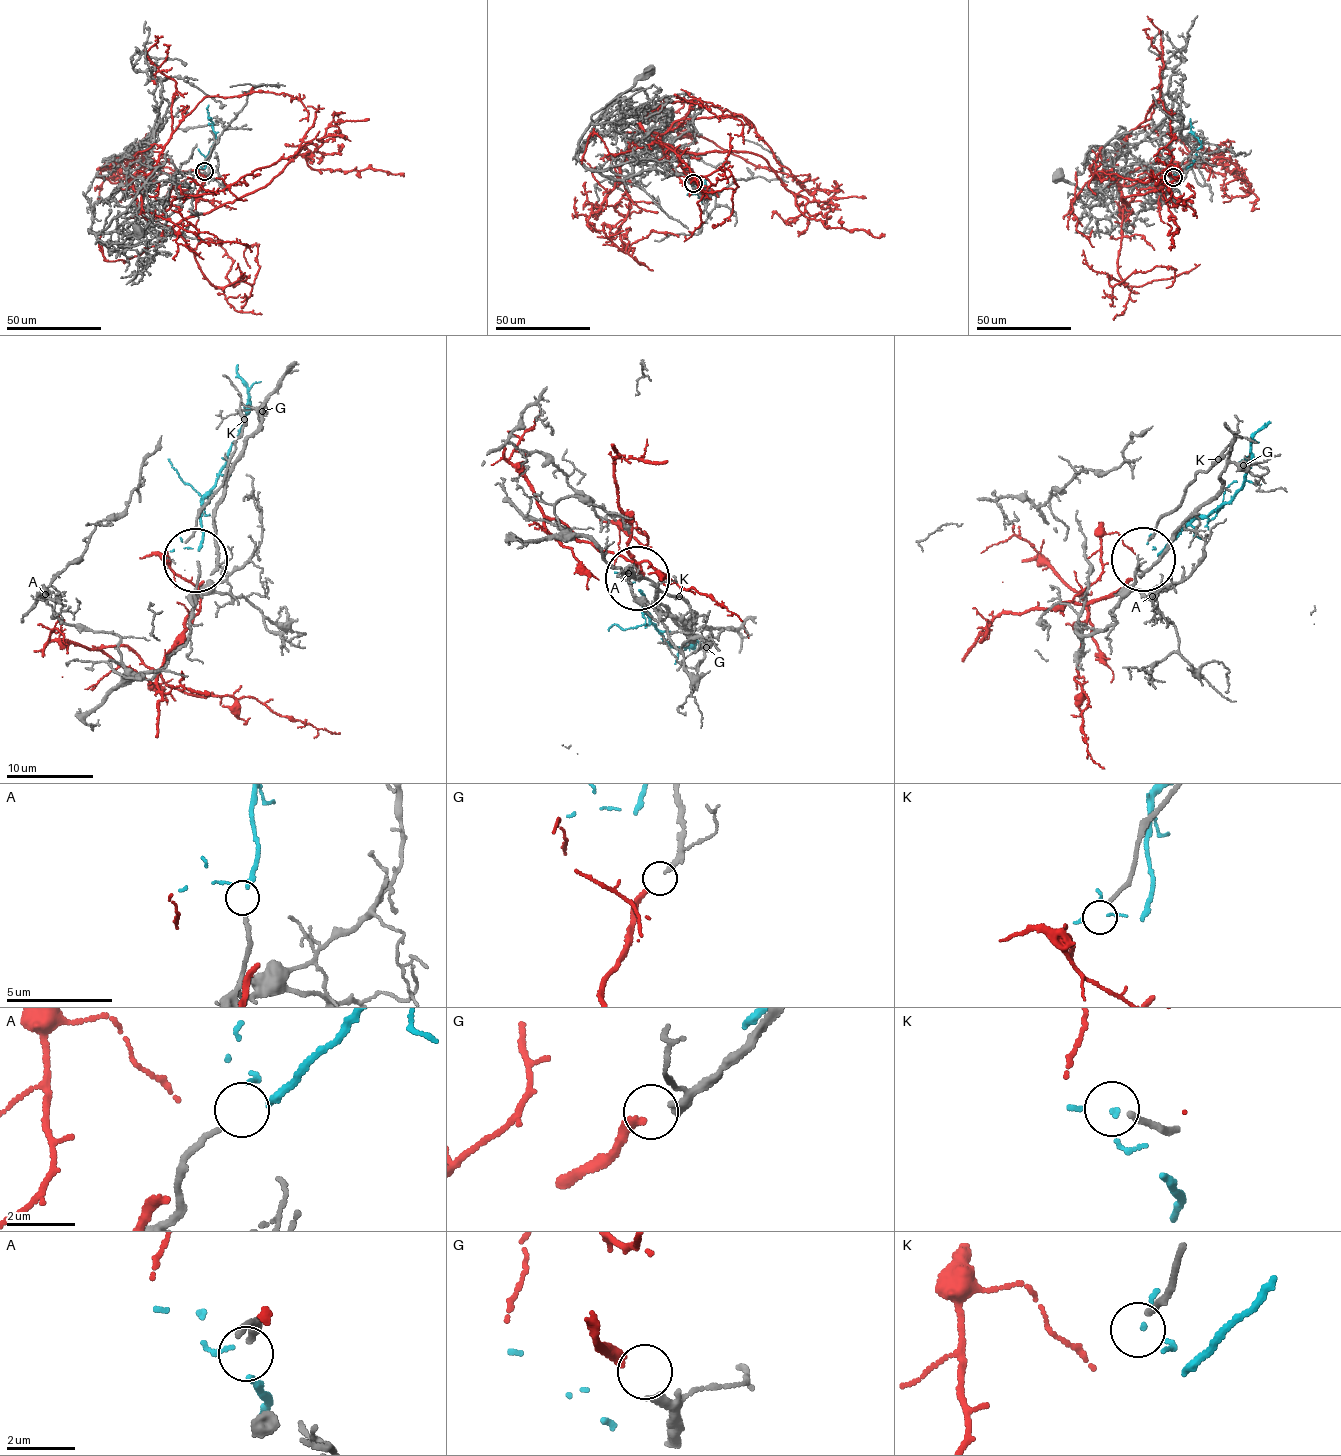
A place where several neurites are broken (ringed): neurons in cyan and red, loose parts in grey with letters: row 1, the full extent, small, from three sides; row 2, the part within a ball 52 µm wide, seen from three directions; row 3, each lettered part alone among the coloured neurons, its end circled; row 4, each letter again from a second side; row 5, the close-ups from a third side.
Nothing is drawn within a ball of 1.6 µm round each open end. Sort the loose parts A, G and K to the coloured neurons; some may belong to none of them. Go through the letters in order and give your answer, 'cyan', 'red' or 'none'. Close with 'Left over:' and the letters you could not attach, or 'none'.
A: cyan
G: red
K: none
Left over: K

